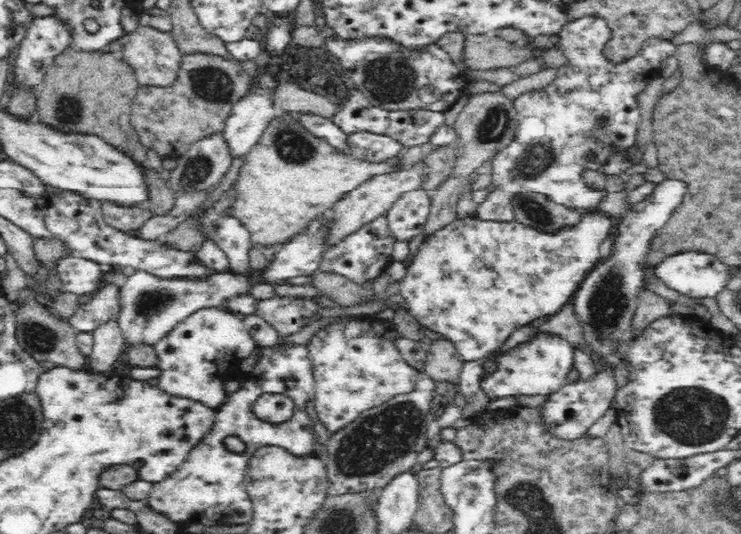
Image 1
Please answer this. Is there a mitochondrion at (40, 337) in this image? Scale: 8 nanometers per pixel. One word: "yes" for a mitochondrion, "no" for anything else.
yes

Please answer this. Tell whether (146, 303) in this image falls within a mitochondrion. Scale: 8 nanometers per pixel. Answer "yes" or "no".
yes

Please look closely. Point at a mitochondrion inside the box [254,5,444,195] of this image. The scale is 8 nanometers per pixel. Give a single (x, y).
(389, 79)

